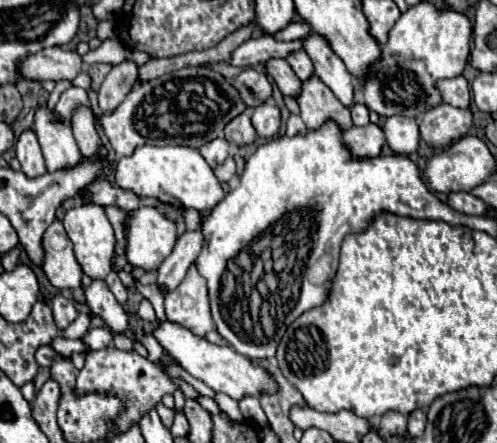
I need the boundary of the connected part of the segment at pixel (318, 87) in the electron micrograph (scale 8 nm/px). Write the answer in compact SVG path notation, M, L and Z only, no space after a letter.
M311 76L307 82L303 82L303 90L301 90L301 96L297 98L297 102L301 108L301 118L309 130L321 128L327 120L333 120L341 130L353 128L349 110L315 76Z

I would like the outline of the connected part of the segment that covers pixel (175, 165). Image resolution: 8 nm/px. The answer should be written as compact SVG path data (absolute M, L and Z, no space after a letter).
M139 146L133 156L117 160L115 184L129 188L141 196L155 196L161 202L195 208L197 212L209 210L225 196L221 182L217 180L205 158L199 154L199 150L191 150L185 146Z

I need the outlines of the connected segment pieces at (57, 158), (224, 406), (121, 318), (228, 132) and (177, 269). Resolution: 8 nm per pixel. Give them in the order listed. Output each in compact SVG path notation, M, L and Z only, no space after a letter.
M41 106L35 114L35 126L33 126L47 170L63 170L73 168L83 162L83 156L79 154L79 148L75 146L75 138L71 132L71 126L65 122L59 122L51 110Z
M217 392L217 394L215 394L215 402L219 404L219 408L221 408L229 418L243 418L243 414L241 414L237 402L235 402L233 398L229 398L227 394Z
M93 280L91 286L85 288L87 306L107 324L113 334L125 334L129 328L129 316L123 306L115 300L103 280Z
M241 114L239 118L233 118L227 126L225 126L225 138L227 142L235 142L237 146L247 146L253 144L257 138L257 132L251 124L249 114Z
M199 230L195 232L185 232L173 252L163 260L163 264L159 266L159 274L157 274L157 286L163 294L175 290L181 280L185 278L189 266L195 262L195 258L199 256L199 250L201 250L201 244L203 244L203 236L199 234Z

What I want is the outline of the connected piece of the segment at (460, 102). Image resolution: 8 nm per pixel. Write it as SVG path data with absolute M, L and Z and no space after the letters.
M463 76L439 82L439 90L443 90L443 100L455 108L469 108L471 106L471 92L469 84Z

